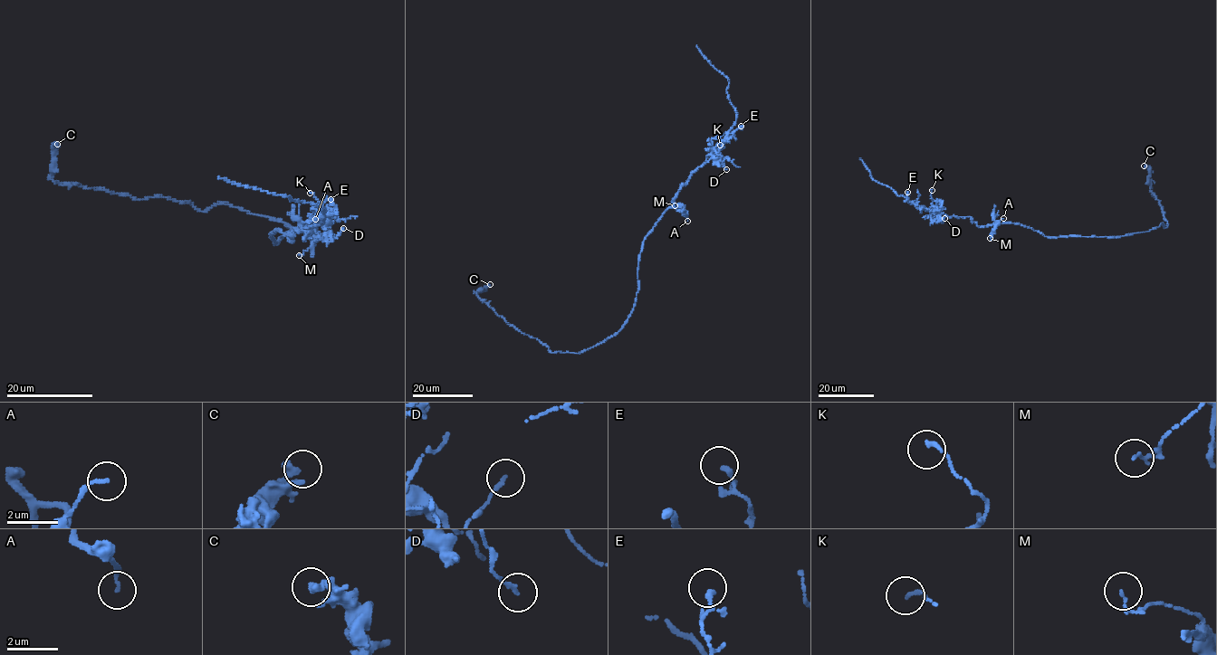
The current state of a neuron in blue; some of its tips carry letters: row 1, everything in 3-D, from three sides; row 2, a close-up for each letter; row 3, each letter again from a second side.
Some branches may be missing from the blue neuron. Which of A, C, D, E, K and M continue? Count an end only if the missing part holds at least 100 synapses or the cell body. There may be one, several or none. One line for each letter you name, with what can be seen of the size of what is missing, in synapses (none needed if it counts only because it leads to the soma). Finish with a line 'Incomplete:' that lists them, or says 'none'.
Incomplete: none

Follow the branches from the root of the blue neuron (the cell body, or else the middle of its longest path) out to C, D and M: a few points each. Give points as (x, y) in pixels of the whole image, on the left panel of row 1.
C: (280, 240), (293, 228), (225, 203), (200, 212), (167, 196), (138, 200), (61, 185), (52, 178), (57, 144)
D: (280, 240), (270, 237), (274, 230), (291, 232), (291, 242), (296, 229), (315, 227), (325, 240), (343, 228)
M: (280, 240), (274, 243), (270, 237), (274, 230), (286, 234), (310, 228), (313, 240), (311, 245), (299, 255)

